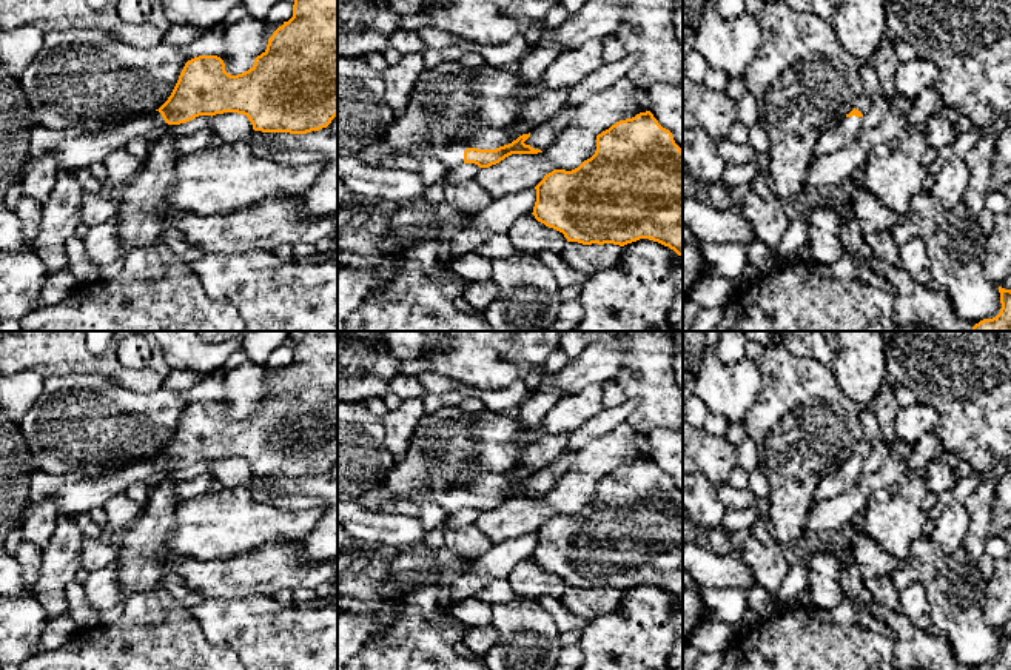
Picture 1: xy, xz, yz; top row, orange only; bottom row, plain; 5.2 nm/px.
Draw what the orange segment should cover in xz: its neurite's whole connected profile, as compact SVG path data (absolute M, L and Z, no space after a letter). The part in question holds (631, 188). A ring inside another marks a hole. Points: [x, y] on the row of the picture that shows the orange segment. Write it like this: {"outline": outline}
{"outline": "M650 111L596 136L595 154L572 171L553 169L535 186L533 216L583 245L624 246L649 239L683 256L683 149Z"}

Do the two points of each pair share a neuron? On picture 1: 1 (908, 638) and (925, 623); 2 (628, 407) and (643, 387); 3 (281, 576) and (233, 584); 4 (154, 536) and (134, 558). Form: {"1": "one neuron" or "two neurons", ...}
{"1": "two neurons", "2": "two neurons", "3": "one neuron", "4": "one neuron"}

